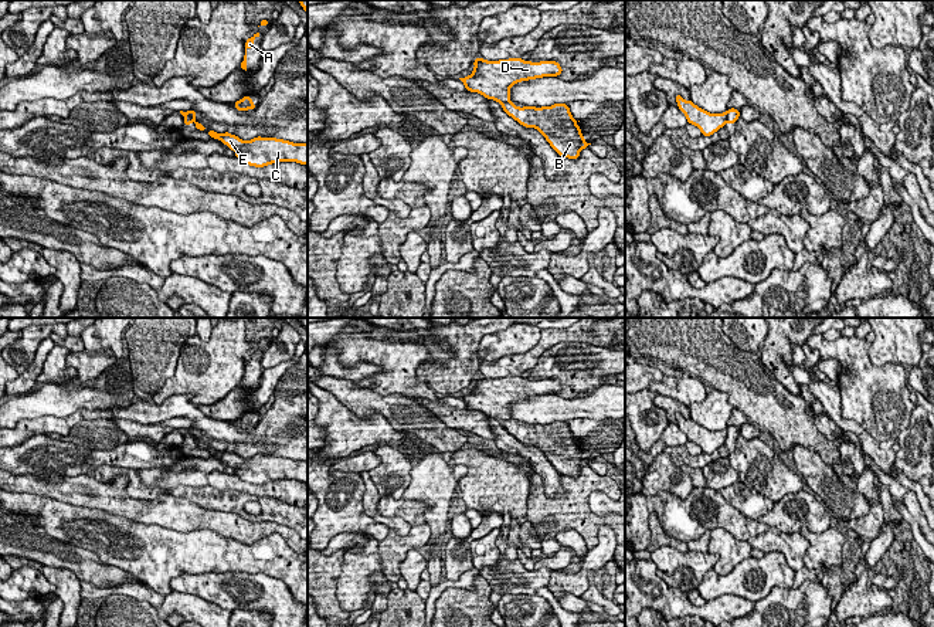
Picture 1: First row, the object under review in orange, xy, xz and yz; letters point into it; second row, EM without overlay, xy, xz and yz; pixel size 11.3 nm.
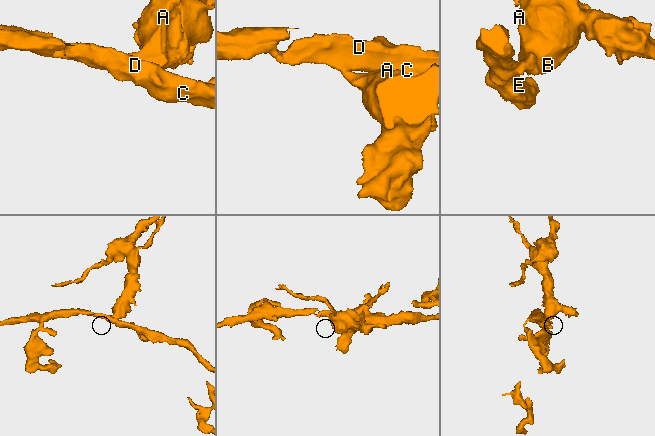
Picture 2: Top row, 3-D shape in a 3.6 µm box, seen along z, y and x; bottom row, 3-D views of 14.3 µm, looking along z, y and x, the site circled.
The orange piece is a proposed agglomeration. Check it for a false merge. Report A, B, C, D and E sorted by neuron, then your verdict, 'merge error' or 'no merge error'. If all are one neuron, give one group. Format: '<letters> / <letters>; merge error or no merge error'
A B / C D E; merge error

